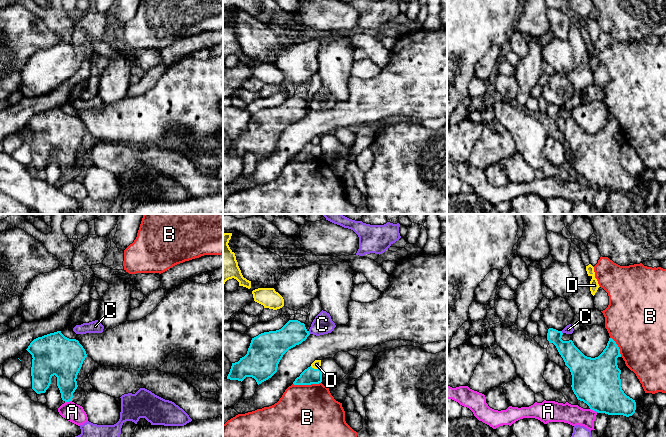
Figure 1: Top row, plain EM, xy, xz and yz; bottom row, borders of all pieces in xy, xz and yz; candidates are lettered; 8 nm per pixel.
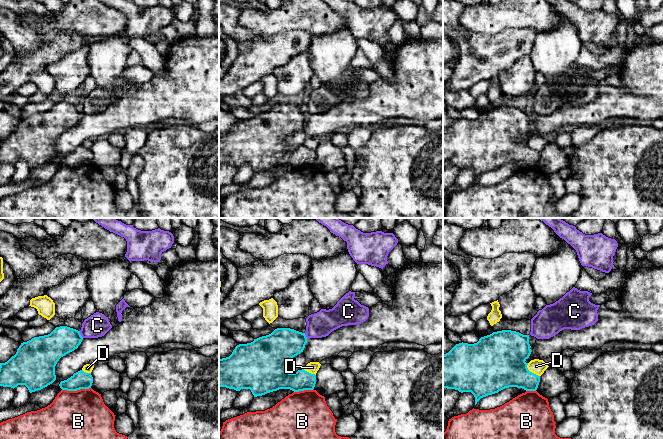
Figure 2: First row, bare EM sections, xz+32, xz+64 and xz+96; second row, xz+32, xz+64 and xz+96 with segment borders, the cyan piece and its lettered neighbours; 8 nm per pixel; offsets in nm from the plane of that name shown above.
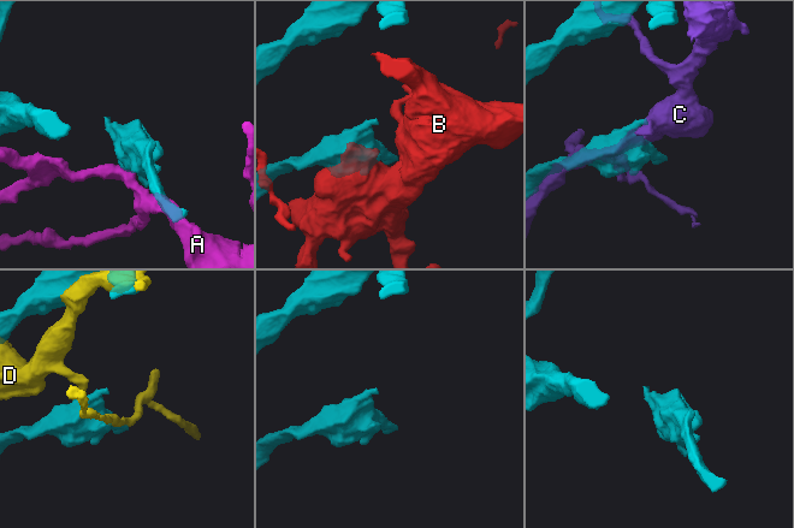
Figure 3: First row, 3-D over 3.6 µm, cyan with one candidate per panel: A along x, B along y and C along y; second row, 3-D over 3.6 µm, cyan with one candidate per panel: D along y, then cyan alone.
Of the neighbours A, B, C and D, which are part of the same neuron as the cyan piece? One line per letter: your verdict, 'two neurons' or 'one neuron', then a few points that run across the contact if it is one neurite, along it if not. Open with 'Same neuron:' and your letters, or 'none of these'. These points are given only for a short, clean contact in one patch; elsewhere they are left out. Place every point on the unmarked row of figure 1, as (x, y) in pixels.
Same neuron: none of these
A: two neurons; line yz (590, 184), (598, 188)
B: two neurons
C: two neurons; line xz (308, 107), (310, 109)
D: two neurons

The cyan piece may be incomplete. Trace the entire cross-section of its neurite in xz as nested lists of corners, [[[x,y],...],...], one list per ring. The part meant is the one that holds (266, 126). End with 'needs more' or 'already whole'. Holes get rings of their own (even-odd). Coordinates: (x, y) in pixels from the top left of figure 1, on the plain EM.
[[[289,96],[279,106],[259,110],[252,114],[247,130],[232,139],[227,155],[242,158],[246,153],[252,153],[261,160],[277,148],[283,131],[309,111],[305,100],[298,96]]]; already whole

